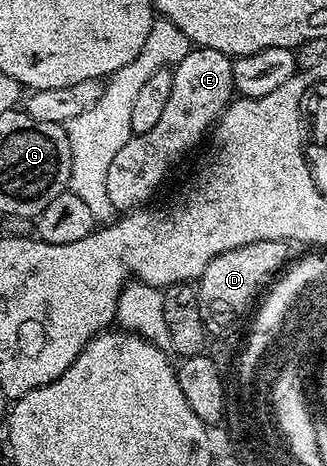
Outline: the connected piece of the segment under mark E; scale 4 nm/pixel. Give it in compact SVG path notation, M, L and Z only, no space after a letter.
M194 47L182 61L172 67L172 72L172 91L156 125L148 132L133 134L130 140L121 146L112 160L112 165L109 166L107 193L115 212L125 213L145 208L149 204L146 202L157 193L158 186L165 181L170 167L176 166L202 138L202 142L207 138L208 132L235 98L231 56L216 53L216 49Z

